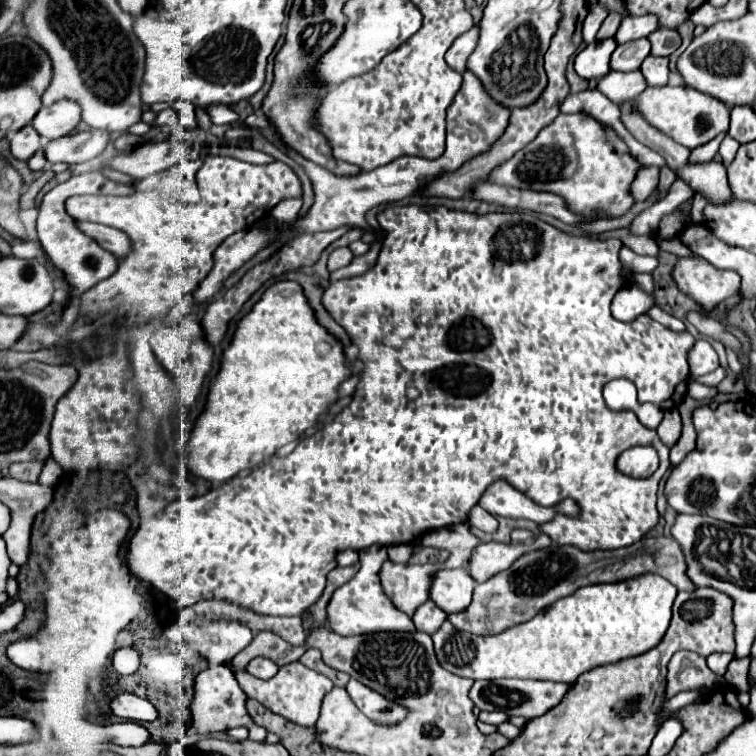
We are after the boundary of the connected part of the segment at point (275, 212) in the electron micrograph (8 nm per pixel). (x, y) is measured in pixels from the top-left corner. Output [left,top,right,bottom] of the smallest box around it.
[271,198,303,222]

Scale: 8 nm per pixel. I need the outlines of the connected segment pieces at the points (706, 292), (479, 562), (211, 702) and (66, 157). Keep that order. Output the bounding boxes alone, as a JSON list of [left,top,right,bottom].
[[671,254,741,312],[469,534,551,582],[187,664,267,740],[45,130,109,164]]

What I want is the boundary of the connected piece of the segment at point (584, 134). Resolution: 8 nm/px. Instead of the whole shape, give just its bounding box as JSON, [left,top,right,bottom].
[485,114,639,218]

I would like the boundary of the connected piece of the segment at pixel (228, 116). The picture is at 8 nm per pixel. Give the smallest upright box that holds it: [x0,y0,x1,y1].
[209,104,239,124]

